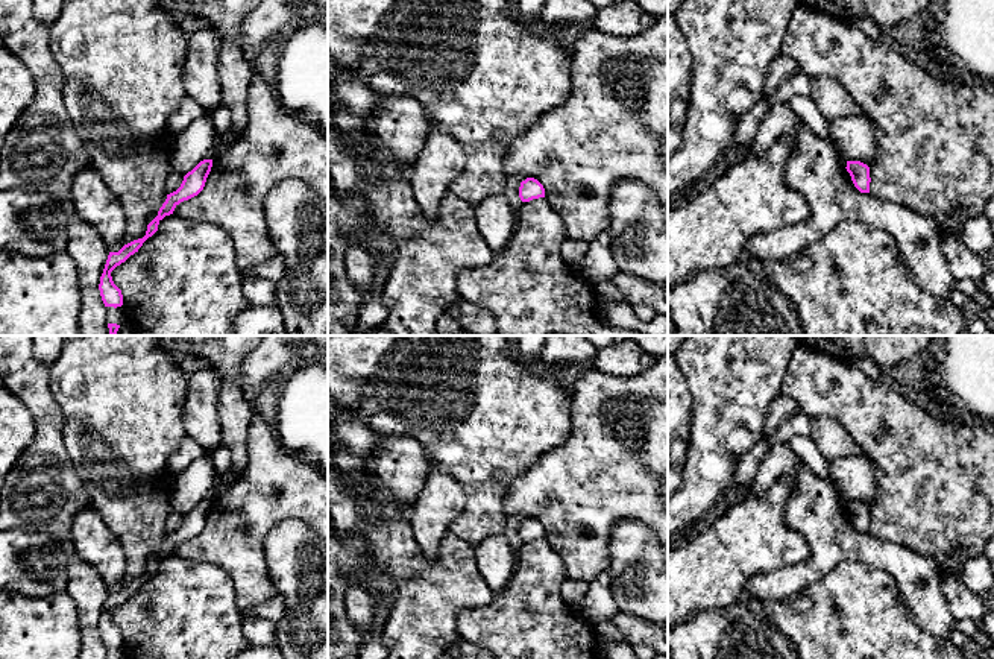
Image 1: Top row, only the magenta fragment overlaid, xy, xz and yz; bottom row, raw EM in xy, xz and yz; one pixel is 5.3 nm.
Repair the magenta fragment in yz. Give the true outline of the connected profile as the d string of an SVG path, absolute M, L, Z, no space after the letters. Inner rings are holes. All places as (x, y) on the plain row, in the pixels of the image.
M847 501L847 512L860 533L870 533L870 507L860 501Z

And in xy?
M212 500L200 501L191 512L184 516L181 527L167 534L165 542L158 551L158 556L147 565L146 575L124 585L118 592L109 592L103 613L100 616L100 636L106 647L106 659L126 659L121 630L114 624L111 612L124 603L131 595L138 592L143 583L158 571L159 562L173 554L175 548L194 536L197 536L206 522L211 512Z

